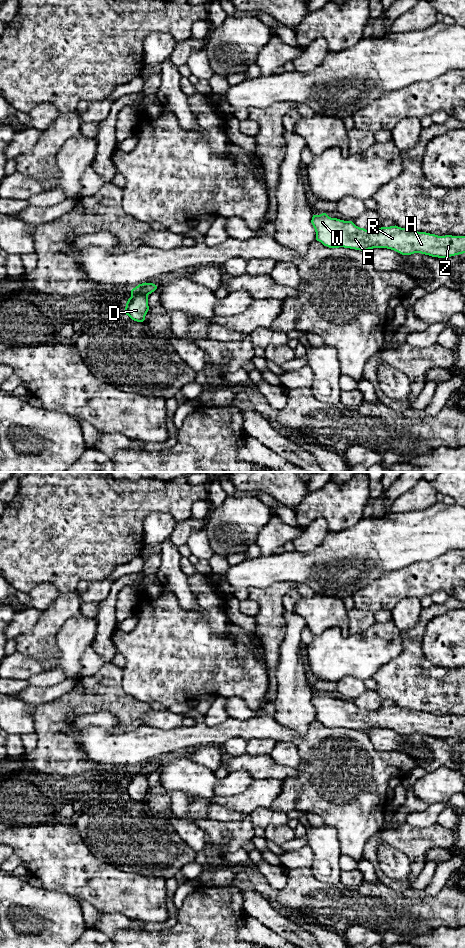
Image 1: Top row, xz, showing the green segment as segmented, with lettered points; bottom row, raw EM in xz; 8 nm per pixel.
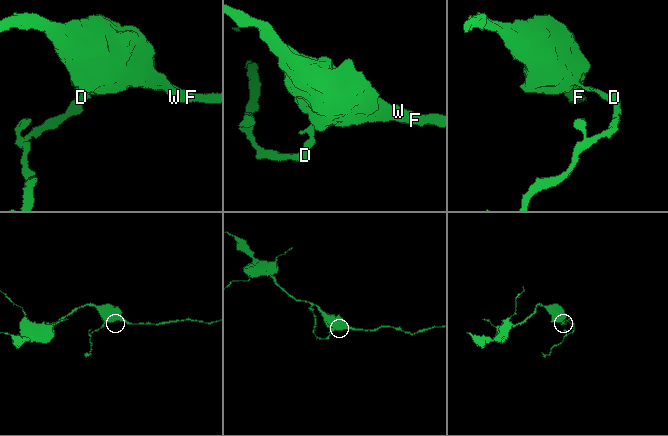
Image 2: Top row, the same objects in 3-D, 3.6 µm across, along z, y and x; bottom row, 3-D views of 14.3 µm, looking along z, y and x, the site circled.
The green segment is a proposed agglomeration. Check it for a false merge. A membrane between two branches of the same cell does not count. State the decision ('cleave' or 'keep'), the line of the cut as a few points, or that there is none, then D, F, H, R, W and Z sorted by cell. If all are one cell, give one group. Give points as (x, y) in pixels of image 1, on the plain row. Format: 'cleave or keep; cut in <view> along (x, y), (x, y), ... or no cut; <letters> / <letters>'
cleave; cut in xz along (131, 771), (147, 775); D / F H R W Z

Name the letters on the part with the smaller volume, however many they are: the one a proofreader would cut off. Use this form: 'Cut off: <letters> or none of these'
Cut off: D

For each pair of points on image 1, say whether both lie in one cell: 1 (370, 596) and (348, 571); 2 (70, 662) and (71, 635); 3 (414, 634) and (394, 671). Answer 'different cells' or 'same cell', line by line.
1: different cells
2: same cell
3: same cell

